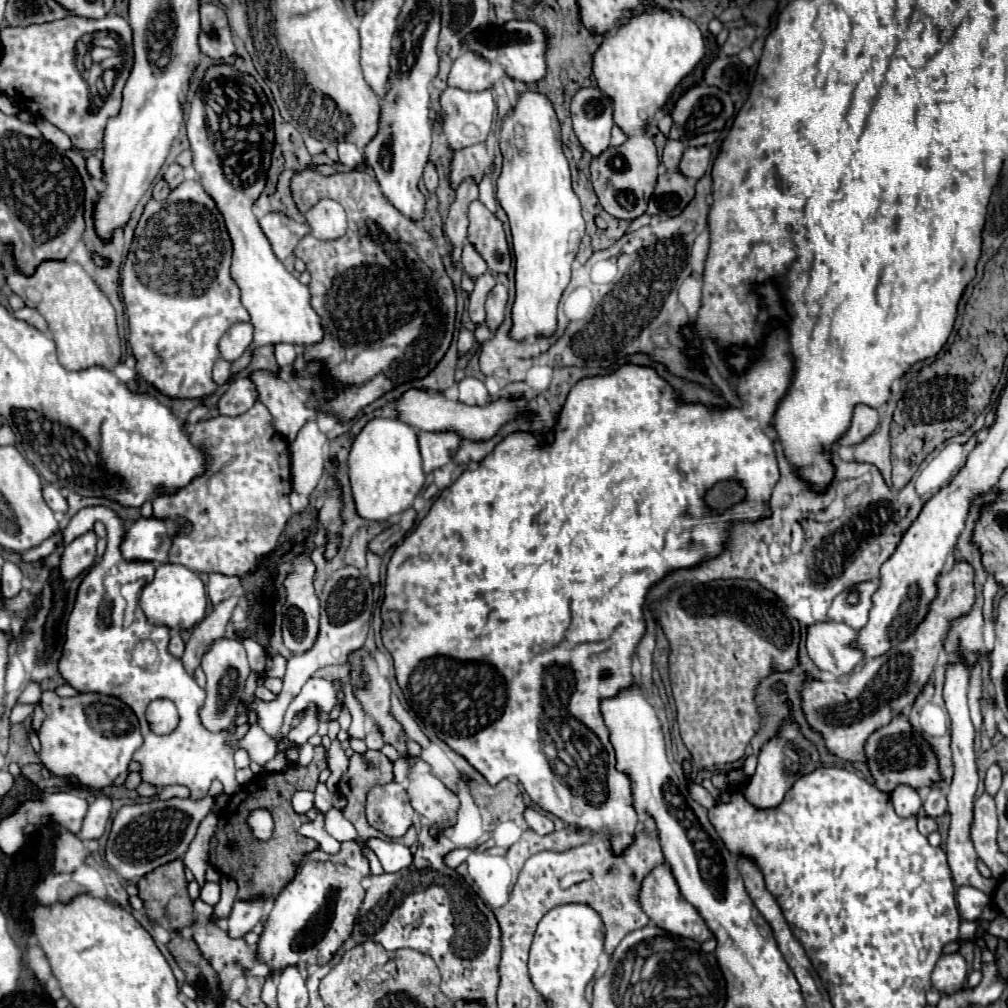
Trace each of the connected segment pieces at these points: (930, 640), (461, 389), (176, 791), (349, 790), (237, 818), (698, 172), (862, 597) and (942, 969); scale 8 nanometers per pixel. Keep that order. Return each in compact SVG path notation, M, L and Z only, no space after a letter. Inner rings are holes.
M954 565L950 573L938 577L940 595L930 605L926 621L906 639L902 645L890 649L890 653L864 661L860 669L848 677L822 683L810 681L804 685L804 713L808 723L820 731L826 739L828 749L846 761L866 761L864 743L866 739L886 727L894 717L902 715L920 695L922 687L928 683L938 651L950 627L950 621L968 613L974 603L974 571L970 565Z
M466 377L458 383L458 401L466 405L486 405L490 401L490 395L480 379Z
M170 785L170 787L164 787L162 789L162 793L158 793L158 797L160 799L172 799L172 797L188 797L188 789L186 787L182 787L182 785Z
M368 751L364 757L352 755L348 771L338 783L338 791L348 799L344 817L358 829L362 841L370 837L386 839L378 829L366 821L366 793L374 785L392 781L392 763L380 751Z
M320 745L314 749L314 759L308 767L298 767L290 765L286 773L270 773L268 777L278 775L276 781L252 781L240 787L236 795L230 797L228 805L222 809L222 819L220 819L220 829L212 837L210 843L210 865L216 867L222 875L234 877L238 883L238 899L240 901L250 901L250 899L270 899L276 897L296 875L296 865L302 861L304 855L310 851L318 849L320 845L312 839L306 839L298 833L300 825L306 821L304 815L298 815L292 809L292 795L296 791L314 791L318 783L320 771L328 767L326 763L326 749ZM252 809L266 809L270 811L274 819L274 833L268 841L258 841L250 839L250 827L246 825L246 813ZM228 841L236 841L236 849L228 849Z
M688 147L682 161L680 173L686 173L688 179L700 179L710 165L710 149L708 147Z
M864 581L858 583L846 591L842 591L828 611L828 617L832 621L842 621L850 625L854 631L862 629L868 621L868 611L872 607L872 595L878 589L876 581Z
M956 951L946 957L942 957L932 973L932 985L940 993L952 993L960 989L966 983L968 971L966 971L966 961L964 957Z

